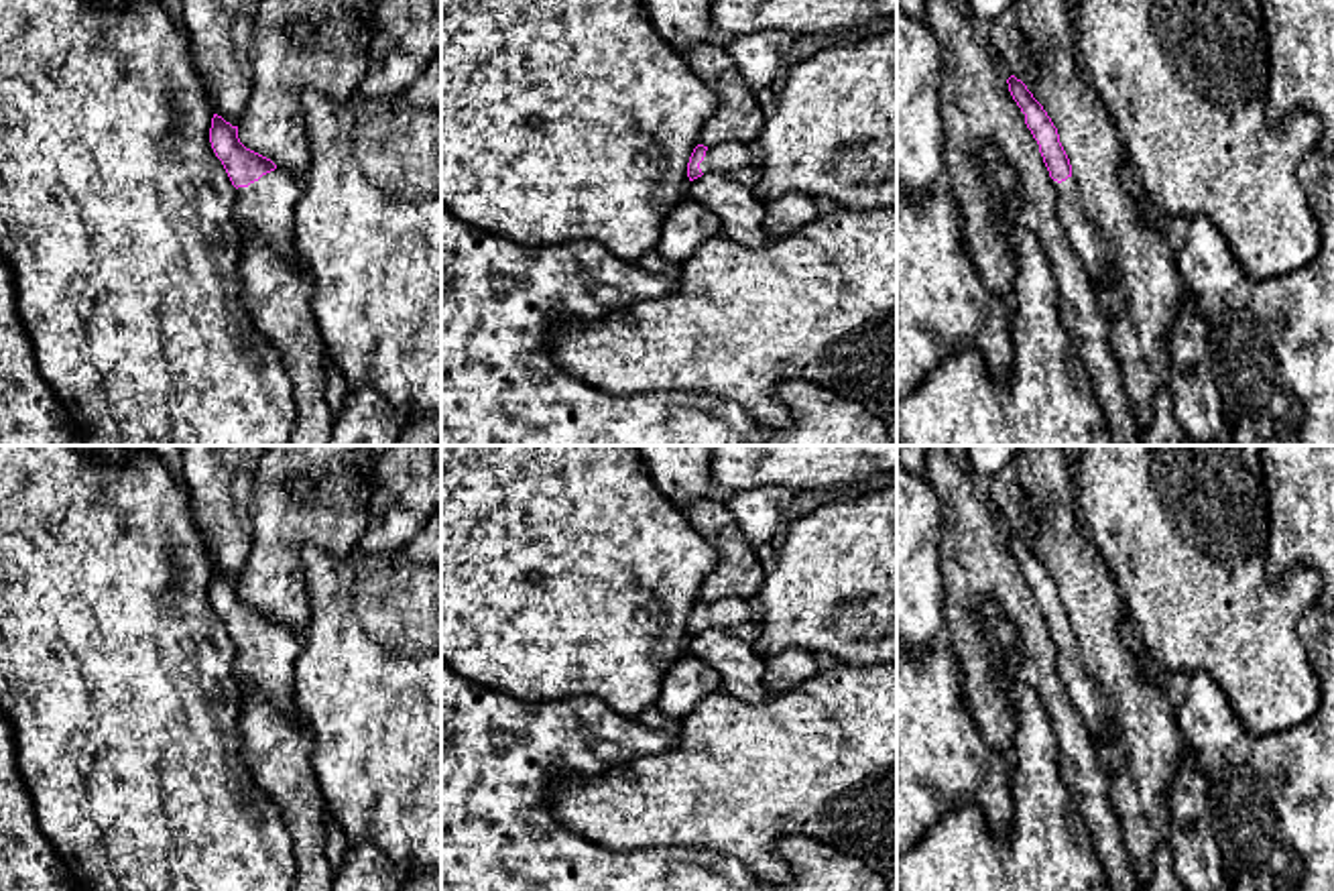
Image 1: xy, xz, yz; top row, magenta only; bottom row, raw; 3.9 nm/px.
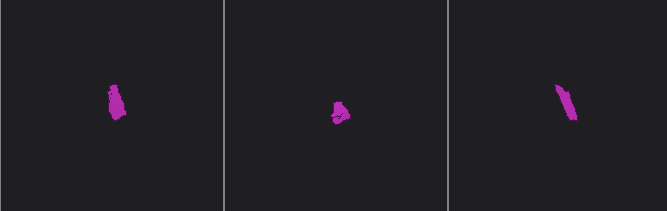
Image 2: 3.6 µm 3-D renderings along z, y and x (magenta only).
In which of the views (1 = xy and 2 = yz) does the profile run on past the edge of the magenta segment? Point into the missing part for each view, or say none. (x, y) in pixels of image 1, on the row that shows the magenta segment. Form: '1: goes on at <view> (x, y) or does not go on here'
1: goes on at xy (267, 206)
2: goes on at yz (1084, 239)

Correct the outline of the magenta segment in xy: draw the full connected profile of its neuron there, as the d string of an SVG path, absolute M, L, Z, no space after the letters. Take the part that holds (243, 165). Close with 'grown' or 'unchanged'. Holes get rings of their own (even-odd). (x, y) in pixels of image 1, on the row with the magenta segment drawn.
M218 114L211 118L209 142L236 187L234 218L240 232L256 232L281 256L291 258L295 207L303 189L270 159L246 148L238 126Z; grown

